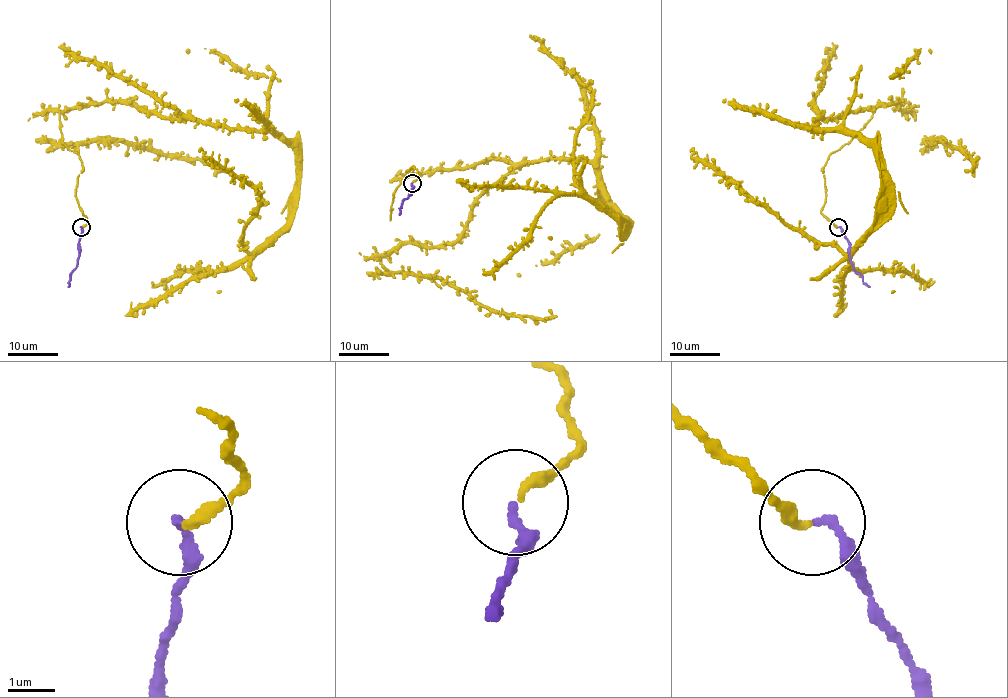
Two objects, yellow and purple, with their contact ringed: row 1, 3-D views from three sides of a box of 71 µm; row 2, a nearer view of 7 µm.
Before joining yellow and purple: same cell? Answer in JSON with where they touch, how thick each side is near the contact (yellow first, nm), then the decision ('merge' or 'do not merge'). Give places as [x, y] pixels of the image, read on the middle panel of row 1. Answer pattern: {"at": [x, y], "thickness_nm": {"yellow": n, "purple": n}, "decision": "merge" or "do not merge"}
{"at": [412, 183], "thickness_nm": {"yellow": 240, "purple": 180}, "decision": "merge"}

